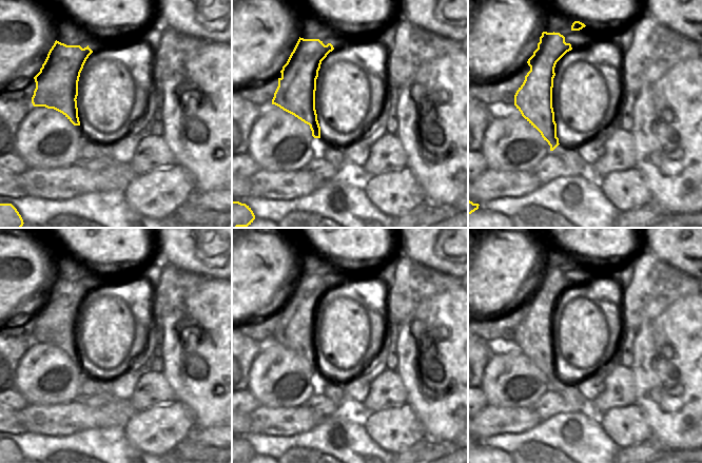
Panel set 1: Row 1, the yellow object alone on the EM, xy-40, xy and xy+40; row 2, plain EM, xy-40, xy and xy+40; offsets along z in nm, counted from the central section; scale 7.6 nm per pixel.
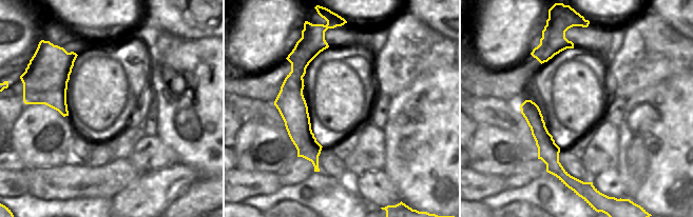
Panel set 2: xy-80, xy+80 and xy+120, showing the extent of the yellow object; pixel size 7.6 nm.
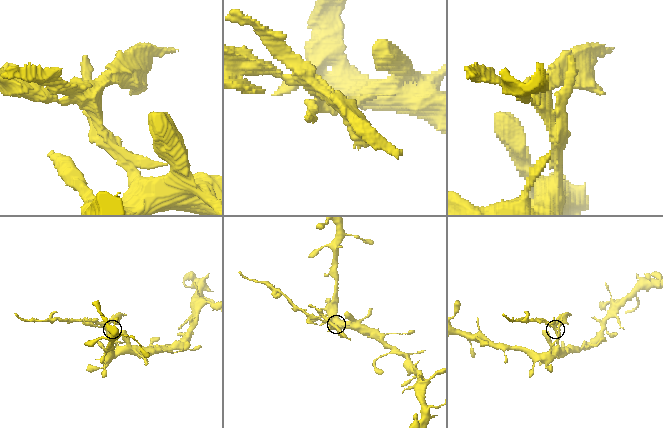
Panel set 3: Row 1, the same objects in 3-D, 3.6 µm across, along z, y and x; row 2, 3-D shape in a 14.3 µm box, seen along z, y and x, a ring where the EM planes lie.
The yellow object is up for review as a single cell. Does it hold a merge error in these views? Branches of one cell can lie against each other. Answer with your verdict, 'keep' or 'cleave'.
cleave

